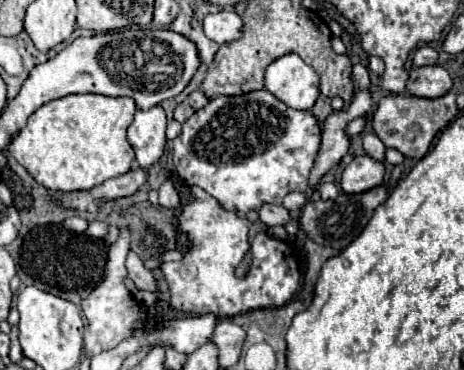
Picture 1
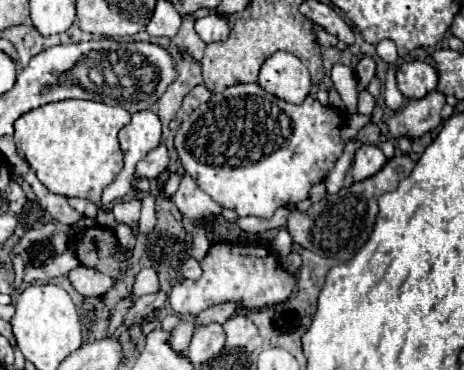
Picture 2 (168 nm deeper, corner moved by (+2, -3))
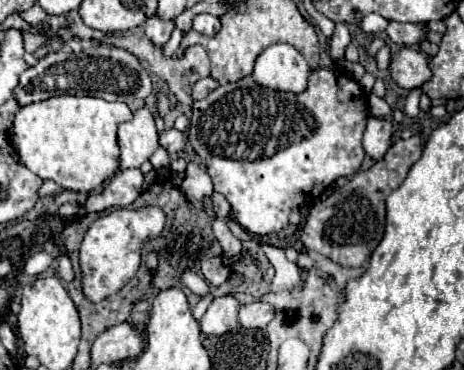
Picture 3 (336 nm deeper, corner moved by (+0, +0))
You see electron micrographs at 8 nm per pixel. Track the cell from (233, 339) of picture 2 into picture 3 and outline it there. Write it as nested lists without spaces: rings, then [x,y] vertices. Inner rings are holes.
[[[254,301],[254,303],[242,305],[238,319],[244,329],[260,329],[274,319],[274,307],[264,301],[258,301],[258,303]]]

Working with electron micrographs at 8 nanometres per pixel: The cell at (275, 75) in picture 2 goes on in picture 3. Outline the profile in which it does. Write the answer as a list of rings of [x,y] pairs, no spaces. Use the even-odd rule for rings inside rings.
[[[278,43],[266,47],[252,71],[252,79],[262,85],[276,91],[292,91],[292,93],[304,93],[308,83],[310,67],[306,59],[288,43]]]

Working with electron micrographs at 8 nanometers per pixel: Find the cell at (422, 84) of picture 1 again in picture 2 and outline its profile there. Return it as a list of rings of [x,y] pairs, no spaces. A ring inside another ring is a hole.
[[[412,60],[412,62],[400,64],[396,80],[398,80],[398,90],[406,98],[416,100],[416,98],[424,98],[426,94],[436,90],[438,74],[430,64]]]

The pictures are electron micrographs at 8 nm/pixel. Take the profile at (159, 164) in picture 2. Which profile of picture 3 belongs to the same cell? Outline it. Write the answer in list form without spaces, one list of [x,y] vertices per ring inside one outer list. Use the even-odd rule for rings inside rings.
[[[166,129],[166,131],[160,135],[160,145],[162,145],[170,155],[174,155],[174,153],[178,153],[178,151],[184,149],[184,145],[186,145],[186,135],[184,135],[182,131],[178,131],[178,129]]]

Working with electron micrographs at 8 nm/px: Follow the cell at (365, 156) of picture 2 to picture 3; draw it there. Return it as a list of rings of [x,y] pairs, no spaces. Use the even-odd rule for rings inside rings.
[[[368,117],[364,131],[364,149],[372,159],[382,159],[392,145],[392,121],[382,117]]]

